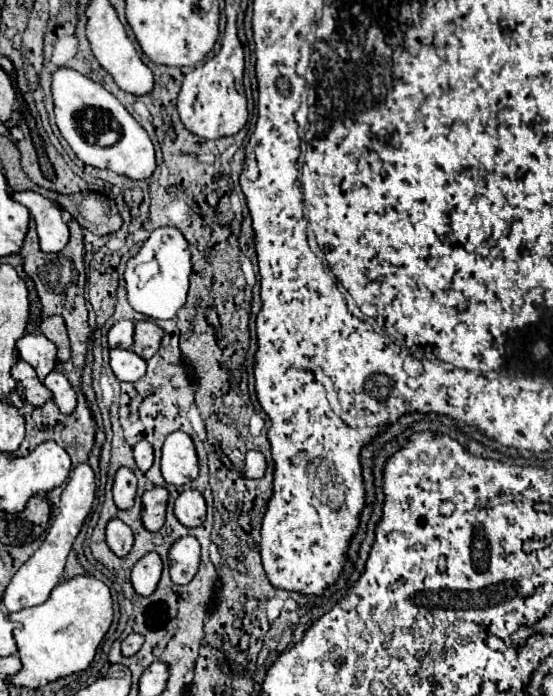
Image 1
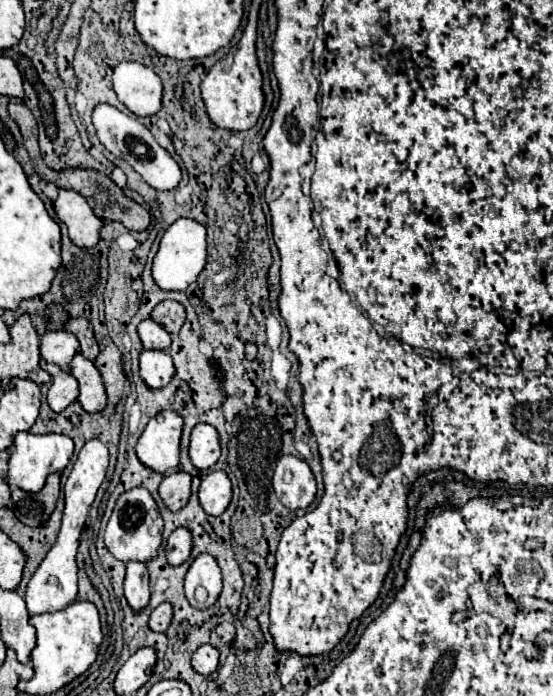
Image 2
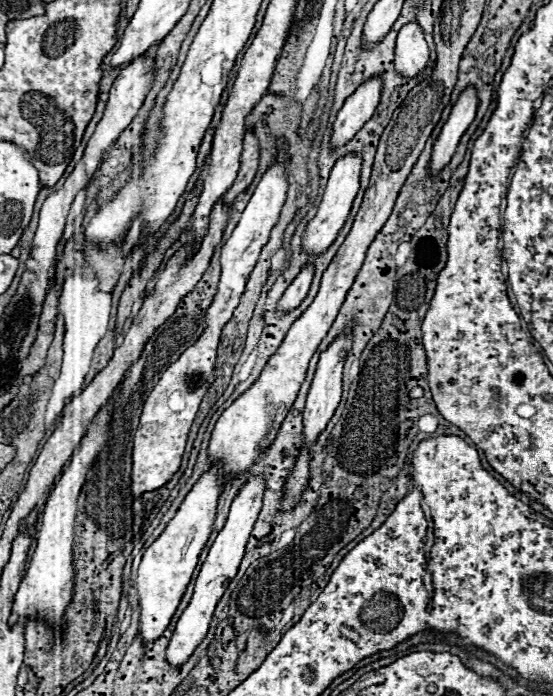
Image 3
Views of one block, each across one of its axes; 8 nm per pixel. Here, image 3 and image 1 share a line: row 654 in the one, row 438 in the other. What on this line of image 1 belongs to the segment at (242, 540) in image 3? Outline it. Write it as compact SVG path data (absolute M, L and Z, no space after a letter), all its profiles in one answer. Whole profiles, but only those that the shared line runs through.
M172 432L162 446L162 476L168 484L184 486L198 476L194 442L184 432Z

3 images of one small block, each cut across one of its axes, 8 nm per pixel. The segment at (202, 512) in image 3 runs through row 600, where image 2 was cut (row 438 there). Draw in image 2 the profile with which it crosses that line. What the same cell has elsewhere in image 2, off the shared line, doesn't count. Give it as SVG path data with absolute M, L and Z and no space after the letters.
M164 410L150 418L136 444L138 460L158 474L176 468L180 462L182 424L180 416L172 414L172 410Z

